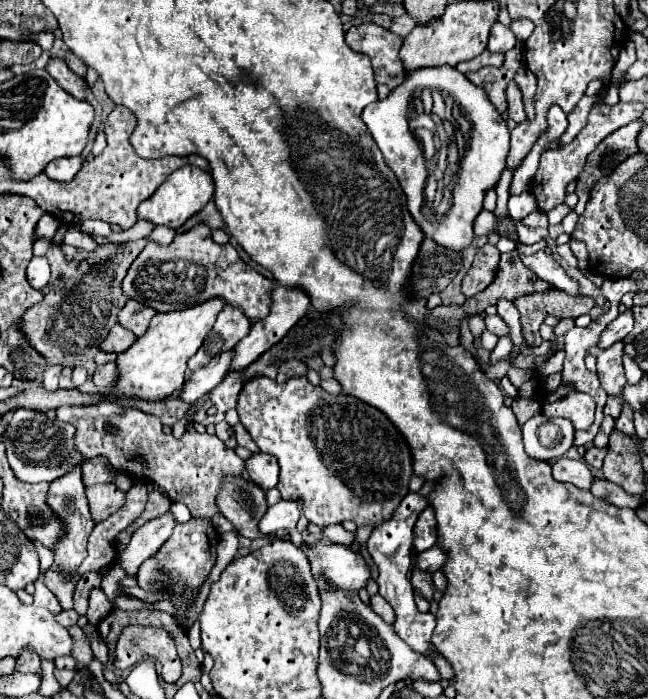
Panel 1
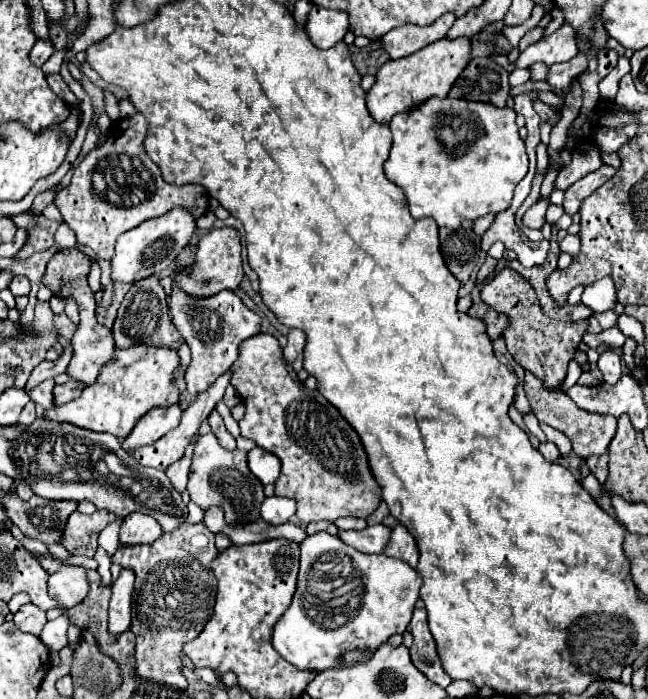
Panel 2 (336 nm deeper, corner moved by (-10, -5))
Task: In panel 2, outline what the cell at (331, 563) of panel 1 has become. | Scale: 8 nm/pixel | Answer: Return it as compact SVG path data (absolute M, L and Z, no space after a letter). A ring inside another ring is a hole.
M319 531L309 535L301 543L301 569L297 591L291 609L275 625L273 643L275 649L295 667L323 671L333 667L337 659L351 649L375 649L385 643L393 633L403 633L411 621L411 613L419 599L421 575L405 561L391 559L387 555L369 555L353 549L337 535Z

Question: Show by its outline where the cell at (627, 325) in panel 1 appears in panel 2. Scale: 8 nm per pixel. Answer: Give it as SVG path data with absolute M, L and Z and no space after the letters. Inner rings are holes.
M603 351L599 357L599 369L603 373L605 383L615 385L615 381L619 381L621 377L621 357L615 351Z

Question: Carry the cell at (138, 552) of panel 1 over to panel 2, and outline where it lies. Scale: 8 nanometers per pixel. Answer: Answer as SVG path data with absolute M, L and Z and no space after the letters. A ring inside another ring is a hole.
M123 567L115 583L111 585L111 603L109 603L109 633L119 635L131 625L131 597L133 597L135 573L129 567Z

